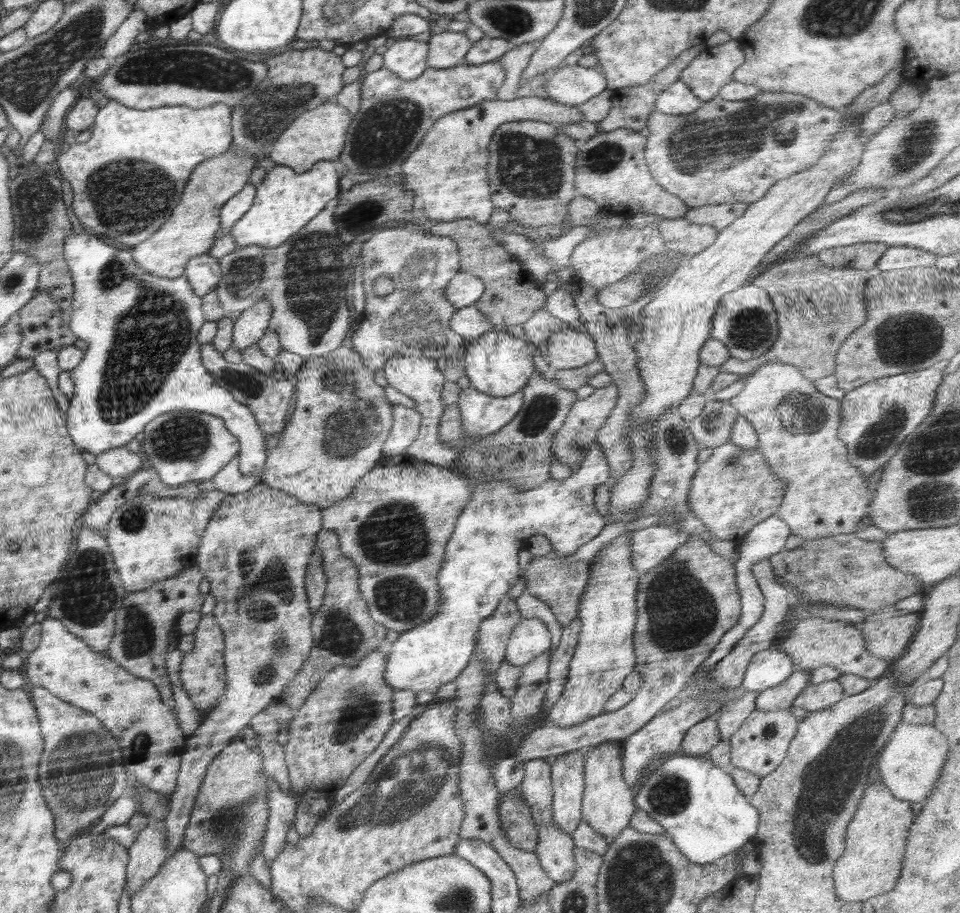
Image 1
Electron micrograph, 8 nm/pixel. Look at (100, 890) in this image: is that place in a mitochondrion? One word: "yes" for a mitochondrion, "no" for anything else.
no

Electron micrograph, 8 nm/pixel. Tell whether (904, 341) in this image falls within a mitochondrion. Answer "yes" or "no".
yes

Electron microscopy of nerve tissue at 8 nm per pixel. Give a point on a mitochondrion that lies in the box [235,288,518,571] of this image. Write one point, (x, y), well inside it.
(352, 421)

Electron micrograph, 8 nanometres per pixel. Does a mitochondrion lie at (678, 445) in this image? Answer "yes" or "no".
yes

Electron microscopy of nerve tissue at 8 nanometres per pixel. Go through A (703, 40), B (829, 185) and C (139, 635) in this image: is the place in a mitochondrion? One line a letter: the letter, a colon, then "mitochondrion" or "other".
A: other
B: other
C: mitochondrion

